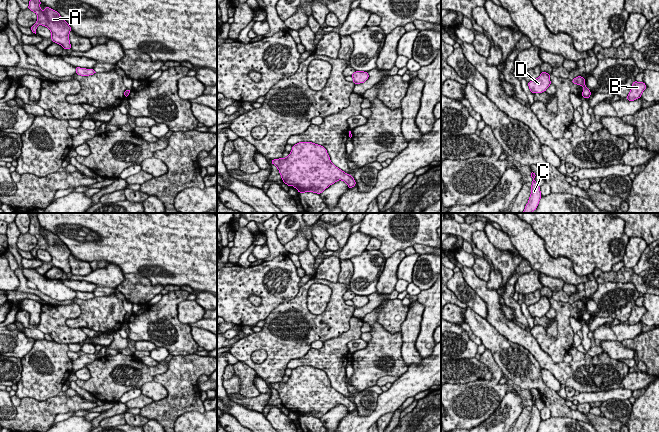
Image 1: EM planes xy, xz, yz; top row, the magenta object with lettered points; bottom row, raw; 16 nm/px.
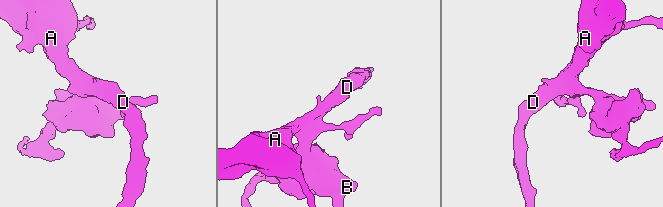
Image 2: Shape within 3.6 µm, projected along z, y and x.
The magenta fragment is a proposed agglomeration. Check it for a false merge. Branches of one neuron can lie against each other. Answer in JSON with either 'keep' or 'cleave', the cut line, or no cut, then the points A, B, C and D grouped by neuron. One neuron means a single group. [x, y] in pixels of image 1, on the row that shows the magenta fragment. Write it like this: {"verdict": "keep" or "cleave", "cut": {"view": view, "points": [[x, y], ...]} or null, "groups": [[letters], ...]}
{"verdict": "keep", "cut": null, "groups": [["A", "B", "C", "D"]]}

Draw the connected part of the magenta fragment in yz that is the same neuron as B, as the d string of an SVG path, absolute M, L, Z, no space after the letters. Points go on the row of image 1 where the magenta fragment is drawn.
M634 81L631 87L631 91L626 99L629 101L634 101L638 98L641 98L643 91L646 89L646 84L644 82Z

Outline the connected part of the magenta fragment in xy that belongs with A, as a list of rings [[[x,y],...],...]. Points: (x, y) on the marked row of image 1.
[[[40,0],[29,1],[28,9],[37,14],[37,22],[30,27],[32,32],[36,34],[36,28],[38,25],[46,26],[51,31],[51,39],[53,42],[61,45],[64,49],[71,49],[69,40],[71,27],[69,24],[57,11],[49,7],[45,7],[42,11],[40,4]]]

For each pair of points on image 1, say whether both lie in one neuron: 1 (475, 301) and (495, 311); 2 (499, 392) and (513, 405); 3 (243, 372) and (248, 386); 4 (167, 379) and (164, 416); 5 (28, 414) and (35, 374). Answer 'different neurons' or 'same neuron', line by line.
1: different neurons
2: different neurons
3: same neuron
4: same neuron
5: different neurons

